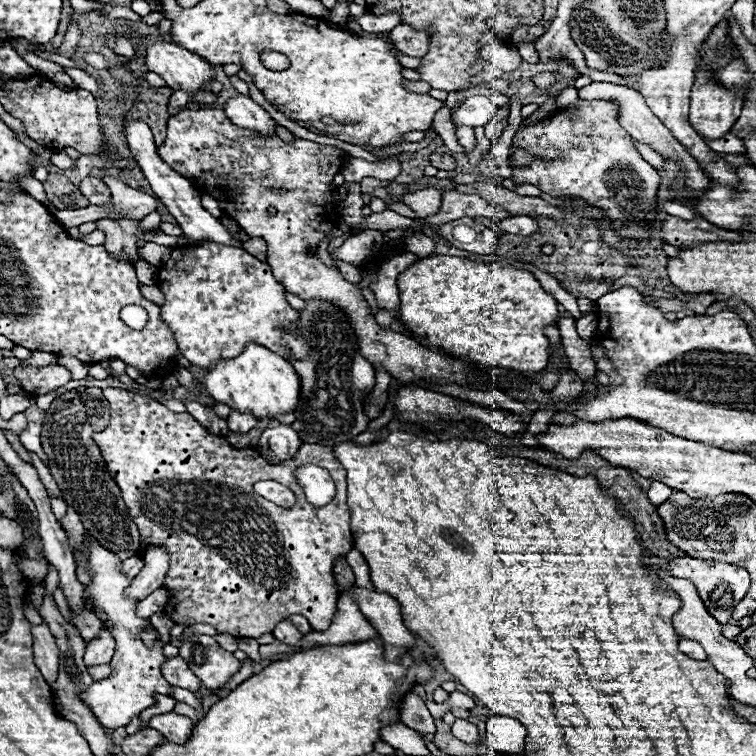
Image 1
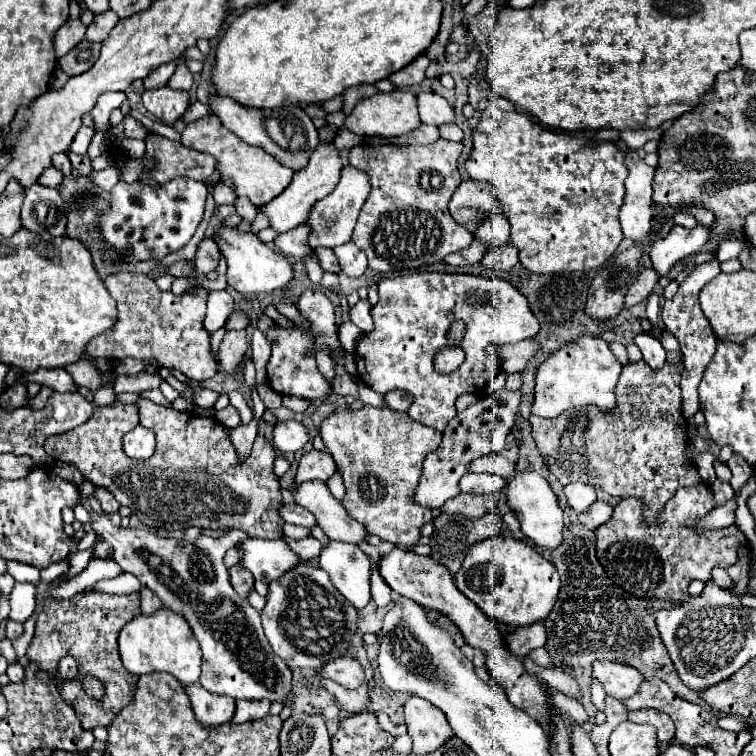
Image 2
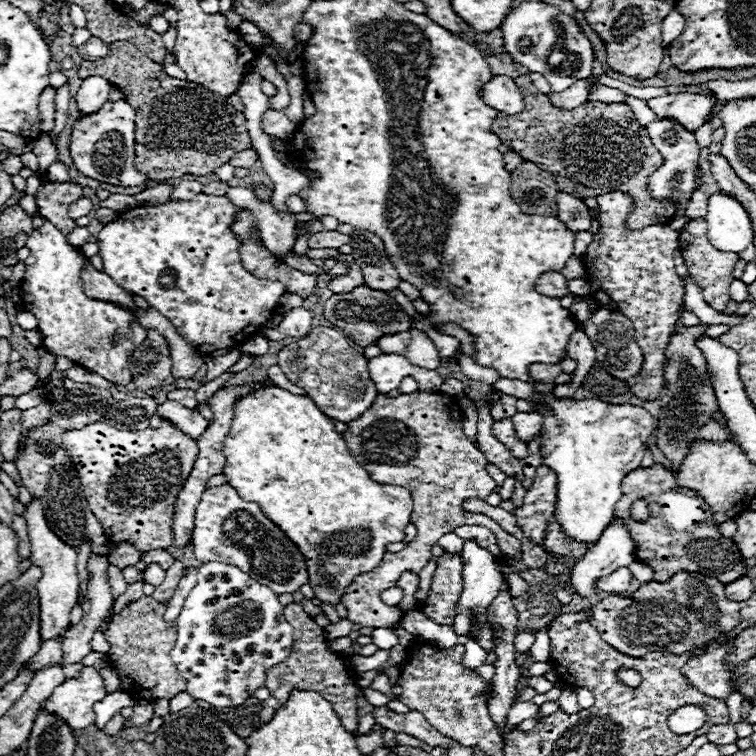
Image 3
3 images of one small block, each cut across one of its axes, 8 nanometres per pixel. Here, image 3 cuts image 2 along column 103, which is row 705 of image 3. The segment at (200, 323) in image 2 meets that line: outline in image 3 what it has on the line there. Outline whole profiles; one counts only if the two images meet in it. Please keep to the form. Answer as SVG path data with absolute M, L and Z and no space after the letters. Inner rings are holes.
M292 602L288 606L284 606L284 616L288 620L288 624L294 628L294 644L292 644L292 654L272 666L266 672L266 688L270 690L270 694L284 704L290 696L292 688L300 688L300 690L314 690L320 692L326 700L332 702L332 706L336 708L336 714L340 716L344 728L348 728L350 732L356 732L358 726L358 712L356 712L356 698L358 698L358 688L352 680L352 674L346 670L344 662L340 660L340 656L336 652L330 652L326 648L326 638L324 638L324 630L302 610L300 604Z

